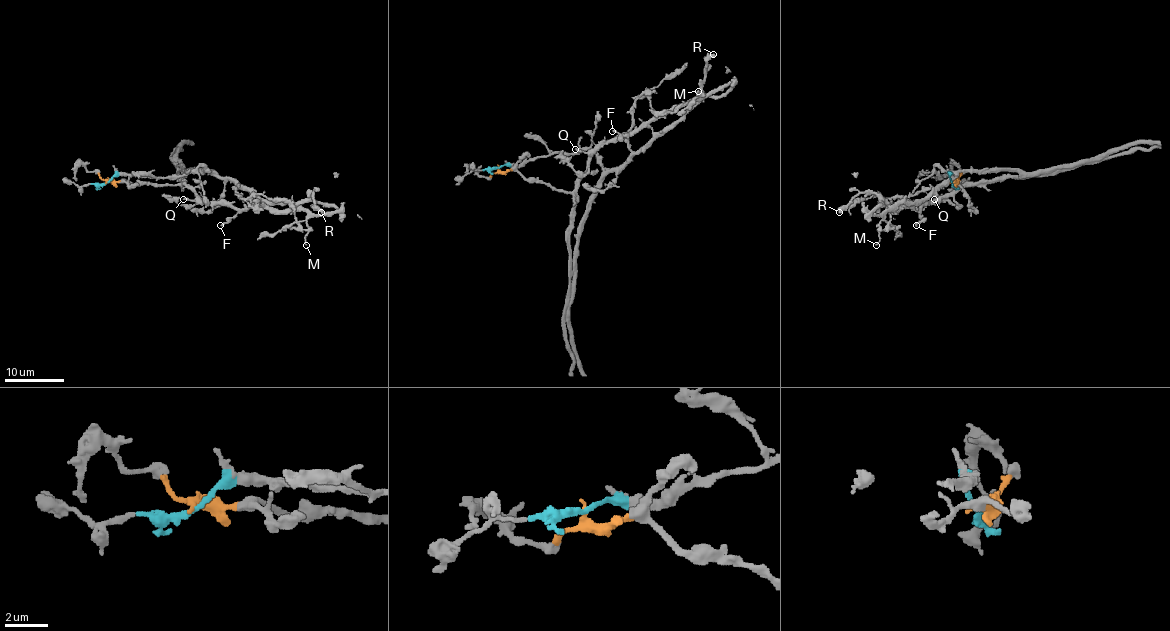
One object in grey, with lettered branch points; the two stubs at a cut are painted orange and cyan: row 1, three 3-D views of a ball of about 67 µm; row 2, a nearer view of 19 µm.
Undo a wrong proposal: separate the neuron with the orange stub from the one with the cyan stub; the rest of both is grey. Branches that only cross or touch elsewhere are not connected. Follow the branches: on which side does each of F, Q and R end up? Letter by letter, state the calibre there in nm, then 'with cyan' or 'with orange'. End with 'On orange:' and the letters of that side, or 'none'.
F: calibre 200 nm; with orange
Q: calibre 200 nm; with orange
R: calibre 460 nm; with orange
On orange: F, Q, R

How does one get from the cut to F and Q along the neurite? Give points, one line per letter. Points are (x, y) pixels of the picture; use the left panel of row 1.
F: (106, 182), (187, 185), (203, 202), (224, 202), (236, 211), (220, 226)
Q: (106, 182), (187, 185), (196, 194), (193, 200), (182, 199)

